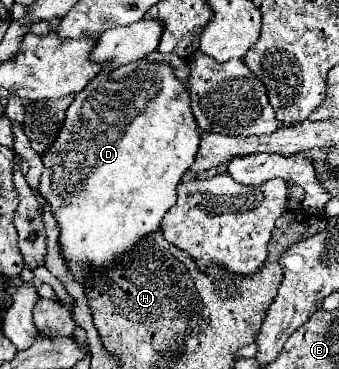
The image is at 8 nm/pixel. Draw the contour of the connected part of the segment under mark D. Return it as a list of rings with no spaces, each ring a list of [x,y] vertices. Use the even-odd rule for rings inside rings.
[[[140,59],[136,63],[124,65],[122,69],[116,69],[114,73],[100,73],[96,75],[72,101],[72,105],[66,111],[66,119],[58,131],[56,141],[44,151],[42,155],[42,177],[40,177],[40,185],[38,191],[42,193],[42,197],[46,197],[46,201],[50,203],[52,215],[56,217],[56,225],[58,225],[58,247],[60,247],[60,257],[66,263],[68,275],[74,277],[74,281],[78,281],[84,289],[90,287],[90,281],[96,277],[98,271],[110,269],[114,267],[126,253],[130,253],[136,243],[144,237],[148,237],[150,233],[160,229],[160,221],[164,217],[164,213],[176,203],[176,185],[180,183],[180,177],[188,171],[188,167],[194,163],[196,159],[196,151],[198,151],[198,143],[200,143],[200,129],[196,125],[196,119],[192,115],[190,109],[190,95],[188,89],[180,85],[180,81],[176,81],[174,71],[170,69],[170,65],[150,65],[150,61]]]

